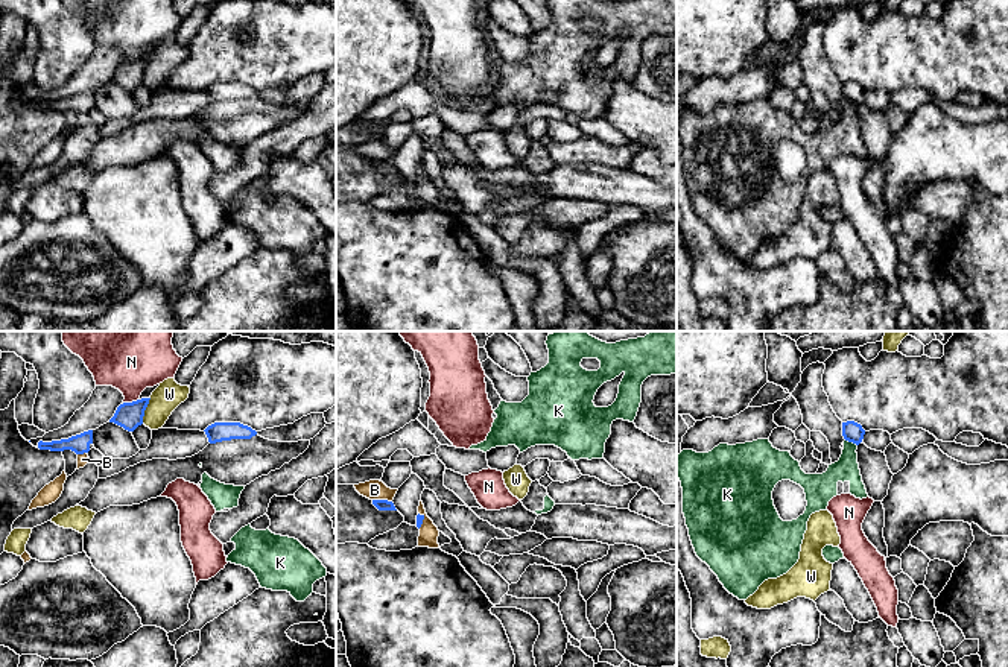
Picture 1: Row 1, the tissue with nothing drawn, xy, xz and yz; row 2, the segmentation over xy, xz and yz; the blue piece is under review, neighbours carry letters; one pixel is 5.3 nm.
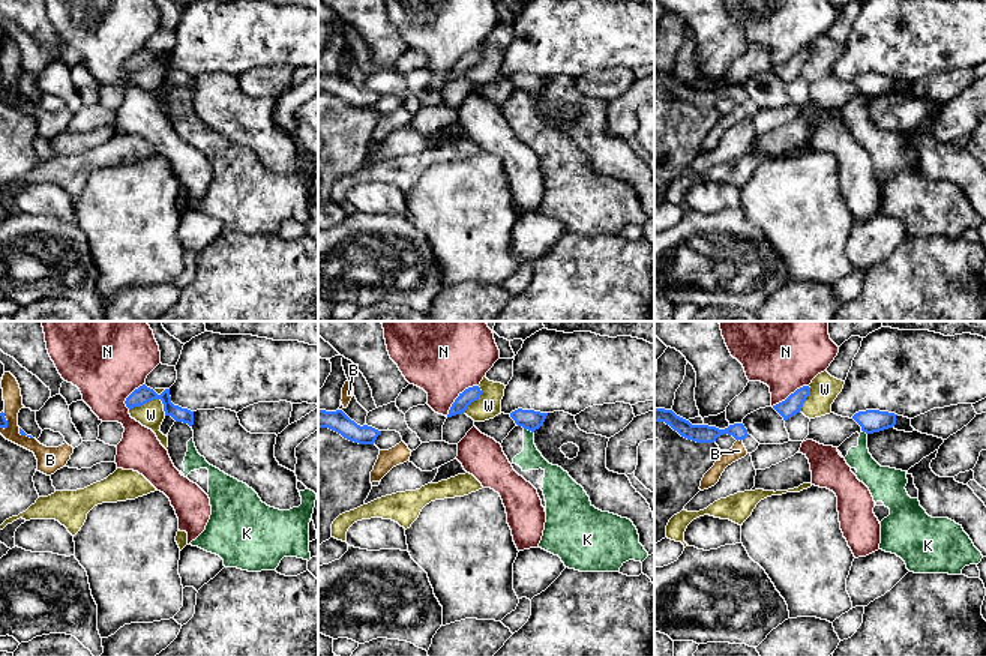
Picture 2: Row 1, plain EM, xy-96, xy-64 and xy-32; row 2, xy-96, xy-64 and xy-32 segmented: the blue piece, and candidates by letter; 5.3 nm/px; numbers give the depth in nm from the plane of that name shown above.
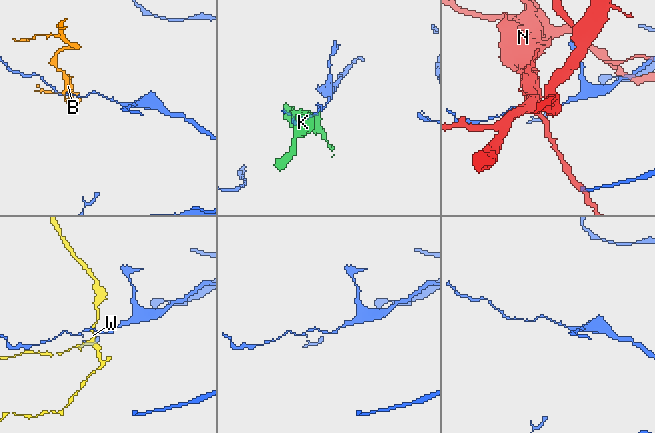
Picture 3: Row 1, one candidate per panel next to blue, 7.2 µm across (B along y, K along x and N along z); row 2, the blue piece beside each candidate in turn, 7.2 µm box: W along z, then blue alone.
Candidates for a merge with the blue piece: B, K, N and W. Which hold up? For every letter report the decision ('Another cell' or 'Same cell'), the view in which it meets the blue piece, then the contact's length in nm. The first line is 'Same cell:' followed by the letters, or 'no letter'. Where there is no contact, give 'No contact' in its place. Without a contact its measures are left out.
Same cell: no letter
B: Another cell. Touches blue in xz. Shared border 110 nm
K: Another cell. Touches blue in yz. Shared border 70 nm
N: Another cell. Touches blue in xy. Shared border 80 nm
W: Another cell. Touches blue in xy. Shared border 140 nm

